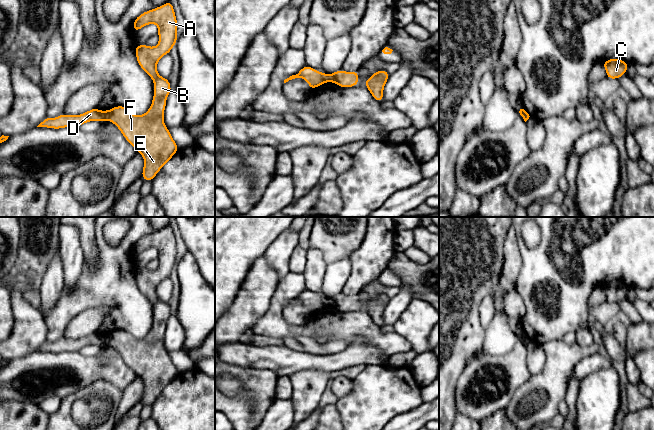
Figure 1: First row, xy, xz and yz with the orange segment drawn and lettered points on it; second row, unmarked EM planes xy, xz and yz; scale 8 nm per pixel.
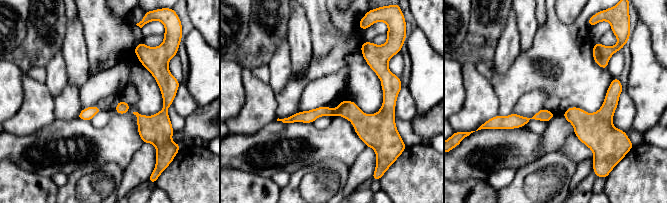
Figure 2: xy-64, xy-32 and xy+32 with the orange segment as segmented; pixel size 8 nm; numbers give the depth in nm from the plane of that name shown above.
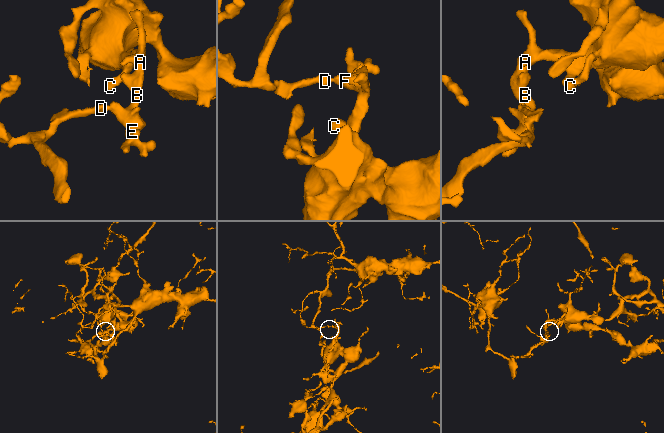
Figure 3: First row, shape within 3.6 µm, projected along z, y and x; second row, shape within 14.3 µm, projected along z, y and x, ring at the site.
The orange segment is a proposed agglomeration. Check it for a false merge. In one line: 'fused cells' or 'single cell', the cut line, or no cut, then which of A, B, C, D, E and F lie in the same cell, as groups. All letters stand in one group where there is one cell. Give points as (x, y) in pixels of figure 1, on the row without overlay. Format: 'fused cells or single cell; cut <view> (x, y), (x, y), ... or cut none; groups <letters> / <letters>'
fused cells; cut xy (109, 335), (106, 342); groups A B C E F / D

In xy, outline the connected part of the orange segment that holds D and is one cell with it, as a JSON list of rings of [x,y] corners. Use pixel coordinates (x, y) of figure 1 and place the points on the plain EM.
[[[97,332],[91,333],[80,339],[61,338],[56,342],[46,341],[37,351],[61,353],[65,351],[79,351],[89,345],[102,346],[107,343],[109,335],[101,335]]]

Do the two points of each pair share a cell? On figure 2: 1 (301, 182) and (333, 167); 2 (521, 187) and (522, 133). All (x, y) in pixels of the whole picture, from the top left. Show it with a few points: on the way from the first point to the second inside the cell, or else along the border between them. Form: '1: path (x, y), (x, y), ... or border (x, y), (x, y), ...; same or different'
1: path (309, 182), (318, 182), (325, 175); same
2: border (540, 158), (516, 170); different

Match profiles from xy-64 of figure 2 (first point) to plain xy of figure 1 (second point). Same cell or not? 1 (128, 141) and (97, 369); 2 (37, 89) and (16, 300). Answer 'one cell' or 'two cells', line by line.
1: one cell
2: one cell

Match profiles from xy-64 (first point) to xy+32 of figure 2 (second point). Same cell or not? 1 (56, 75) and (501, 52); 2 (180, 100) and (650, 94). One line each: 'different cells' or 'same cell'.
1: same cell
2: different cells

